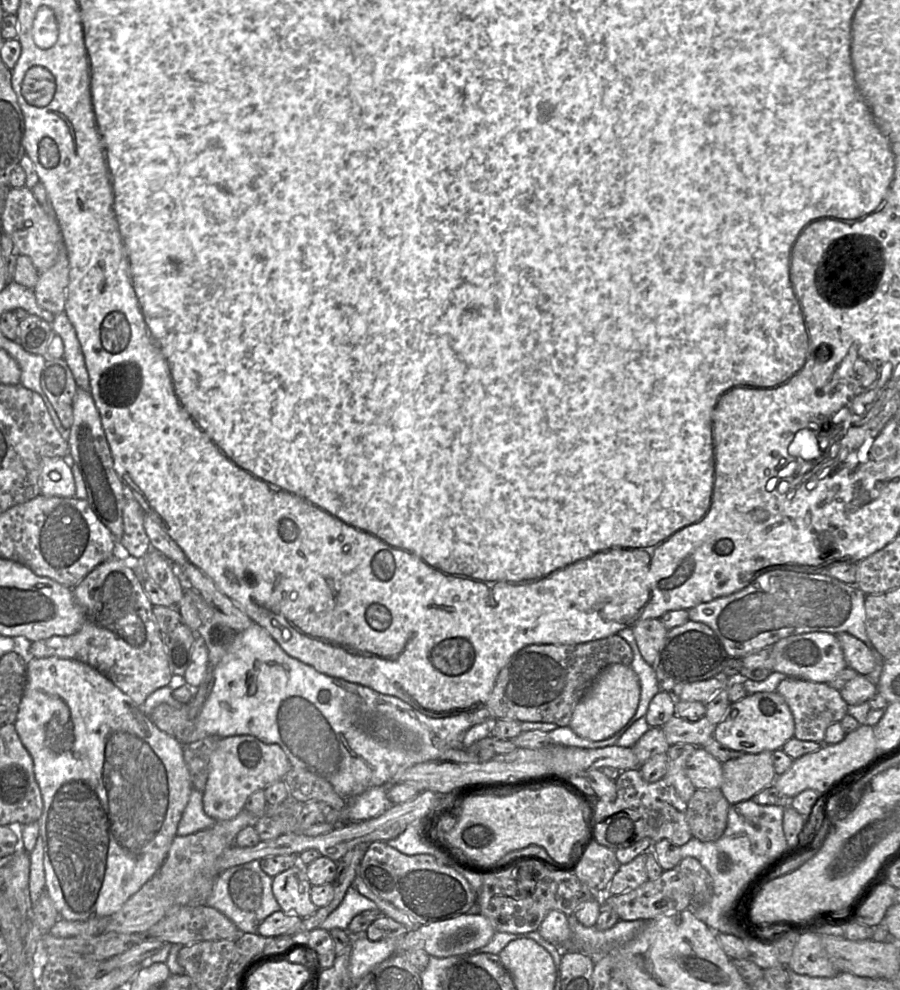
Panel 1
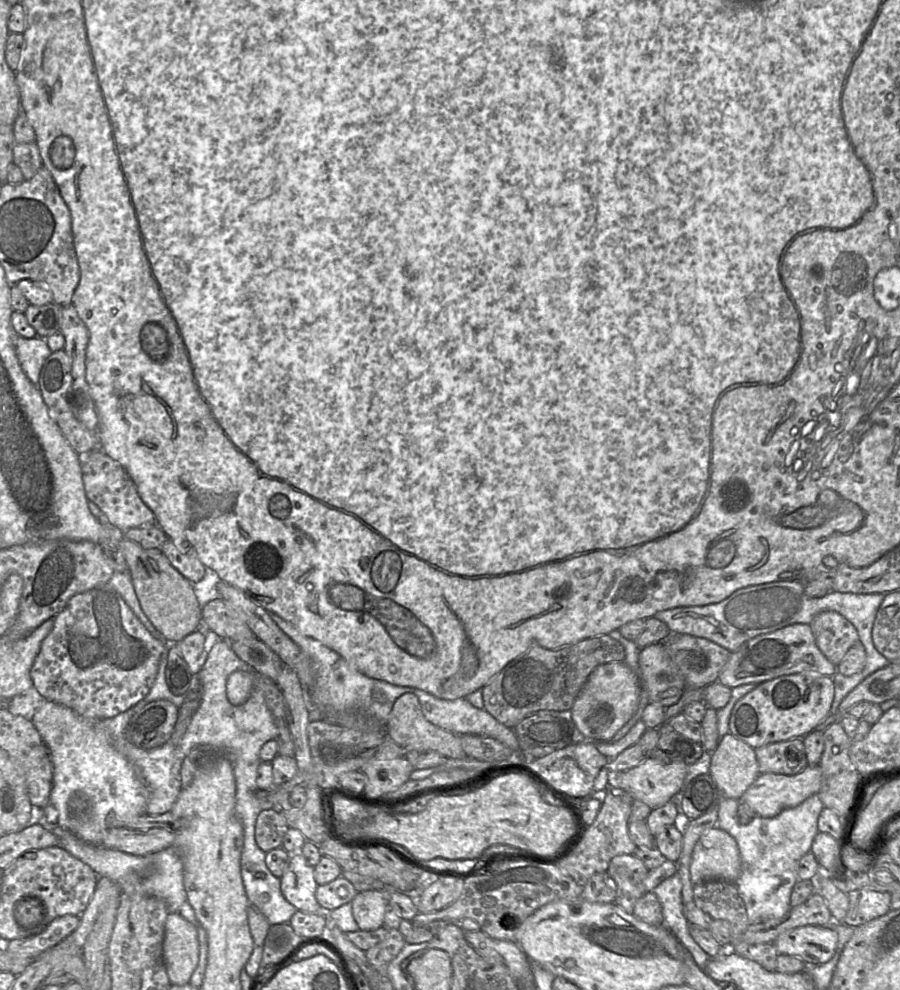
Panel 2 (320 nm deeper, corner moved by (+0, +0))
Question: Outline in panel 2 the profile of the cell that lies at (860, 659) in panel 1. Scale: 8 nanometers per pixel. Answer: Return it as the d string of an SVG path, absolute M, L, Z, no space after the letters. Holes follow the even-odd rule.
M823 611L809 625L818 648L835 665L859 641L855 626L838 612Z

